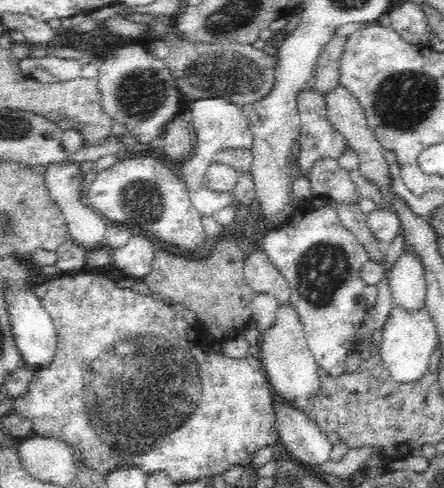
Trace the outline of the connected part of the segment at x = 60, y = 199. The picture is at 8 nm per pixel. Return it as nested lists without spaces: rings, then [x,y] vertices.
[[[50,164],[46,168],[46,184],[48,184],[48,190],[50,190],[50,196],[52,200],[64,210],[66,214],[66,224],[68,224],[68,232],[72,236],[72,240],[80,246],[84,246],[86,250],[92,250],[96,246],[106,246],[106,232],[108,232],[108,226],[104,224],[102,216],[98,216],[92,208],[88,208],[84,202],[82,202],[82,194],[78,190],[80,182],[84,180],[84,172],[80,170],[80,164]]]

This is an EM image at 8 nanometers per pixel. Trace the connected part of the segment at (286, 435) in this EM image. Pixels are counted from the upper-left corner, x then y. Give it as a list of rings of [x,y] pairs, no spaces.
[[[276,400],[276,422],[280,444],[290,452],[290,456],[308,468],[314,468],[328,462],[332,458],[332,442],[320,430],[302,406],[290,406]]]

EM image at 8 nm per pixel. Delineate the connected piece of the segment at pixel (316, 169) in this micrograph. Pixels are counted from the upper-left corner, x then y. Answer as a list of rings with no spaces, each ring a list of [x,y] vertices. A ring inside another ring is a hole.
[[[330,156],[318,158],[312,166],[310,174],[312,196],[314,198],[330,198],[334,202],[348,202],[348,200],[362,200],[358,194],[356,182],[350,178],[350,172],[340,166],[340,160]]]

